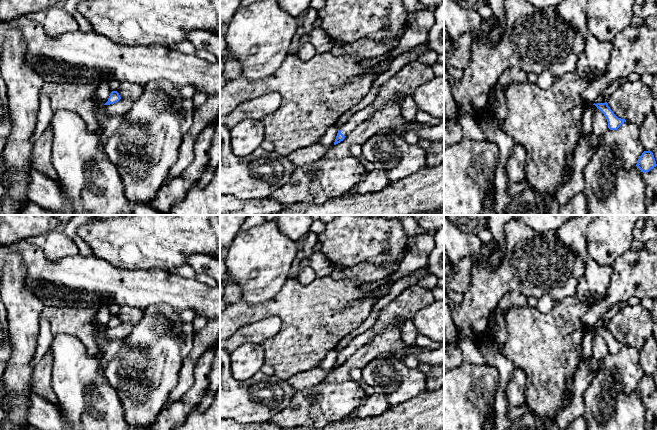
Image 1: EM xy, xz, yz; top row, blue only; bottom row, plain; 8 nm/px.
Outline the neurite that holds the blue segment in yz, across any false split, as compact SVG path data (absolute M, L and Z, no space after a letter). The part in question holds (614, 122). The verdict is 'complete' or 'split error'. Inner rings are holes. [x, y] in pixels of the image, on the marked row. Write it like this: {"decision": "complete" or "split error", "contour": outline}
{"decision": "complete", "contour": "M607 102L597 104L594 103L593 105L595 105L604 114L608 122L608 128L610 130L617 130L624 122L626 122L625 119L618 118L614 114Z"}

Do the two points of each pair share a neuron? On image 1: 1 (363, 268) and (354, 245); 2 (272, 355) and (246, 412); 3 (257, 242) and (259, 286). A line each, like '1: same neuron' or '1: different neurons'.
1: different neurons
2: different neurons
3: same neuron

